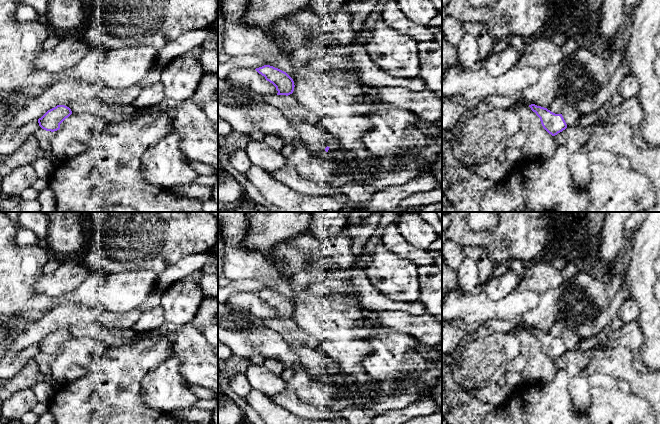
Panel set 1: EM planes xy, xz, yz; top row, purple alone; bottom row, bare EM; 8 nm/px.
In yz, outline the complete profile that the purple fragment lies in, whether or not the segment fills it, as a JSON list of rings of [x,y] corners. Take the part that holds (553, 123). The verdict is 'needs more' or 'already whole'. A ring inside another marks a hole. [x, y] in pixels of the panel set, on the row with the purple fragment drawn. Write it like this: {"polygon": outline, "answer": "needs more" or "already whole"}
{"polygon": [[[531,104],[529,107],[540,118],[543,128],[552,136],[557,135],[567,128],[562,114],[555,114],[547,108],[535,104]]], "answer": "already whole"}

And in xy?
{"polygon": [[[57,105],[39,118],[38,123],[42,129],[54,132],[60,129],[60,124],[71,114],[72,111],[69,107],[65,105]]], "answer": "already whole"}

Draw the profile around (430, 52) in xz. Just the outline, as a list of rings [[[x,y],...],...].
[[[424,41],[417,44],[419,52],[419,77],[427,88],[442,100],[442,47],[436,41]]]

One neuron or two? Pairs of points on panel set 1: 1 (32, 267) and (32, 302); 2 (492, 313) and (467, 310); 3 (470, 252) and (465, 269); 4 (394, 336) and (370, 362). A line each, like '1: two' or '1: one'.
1: one
2: one
3: two
4: one

